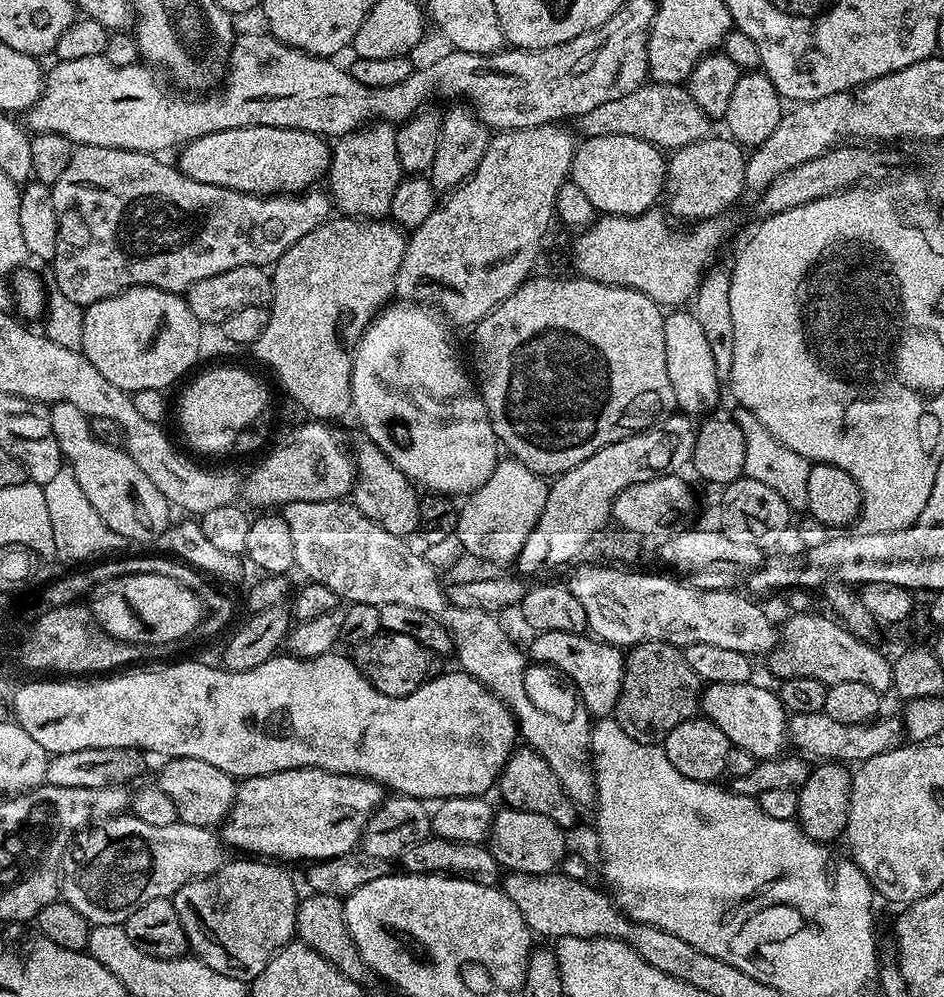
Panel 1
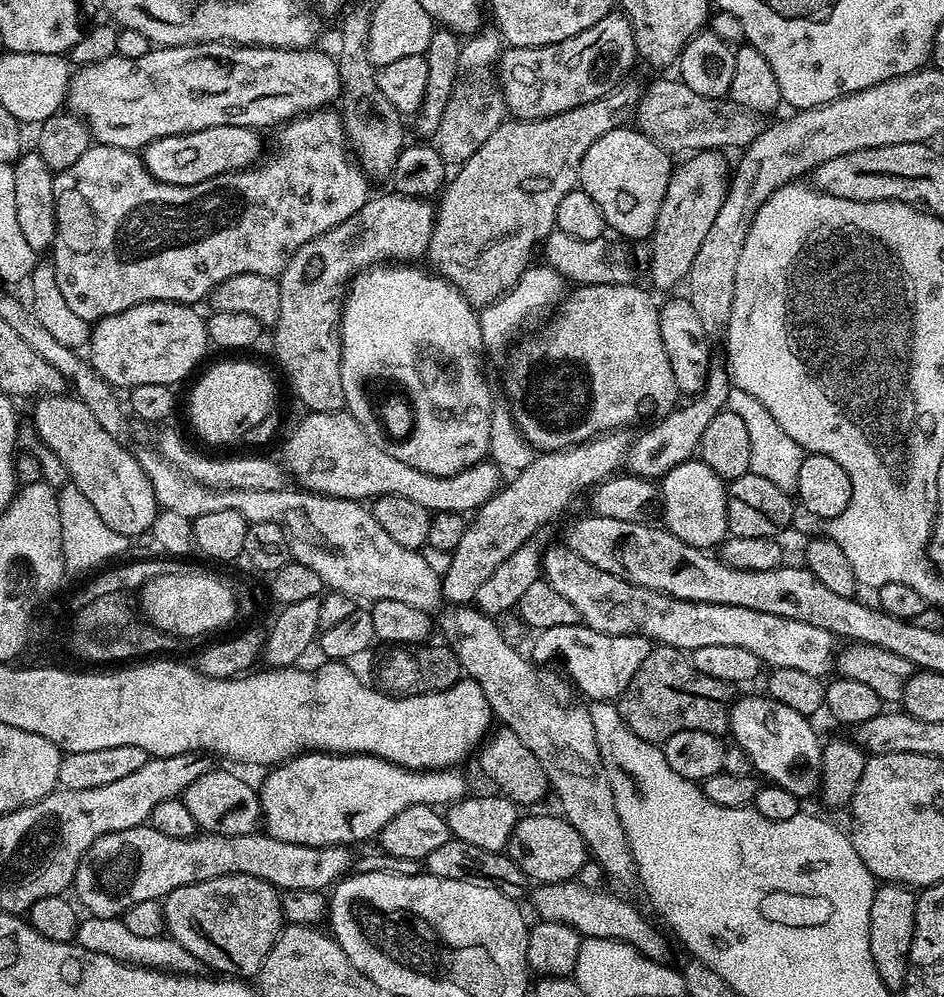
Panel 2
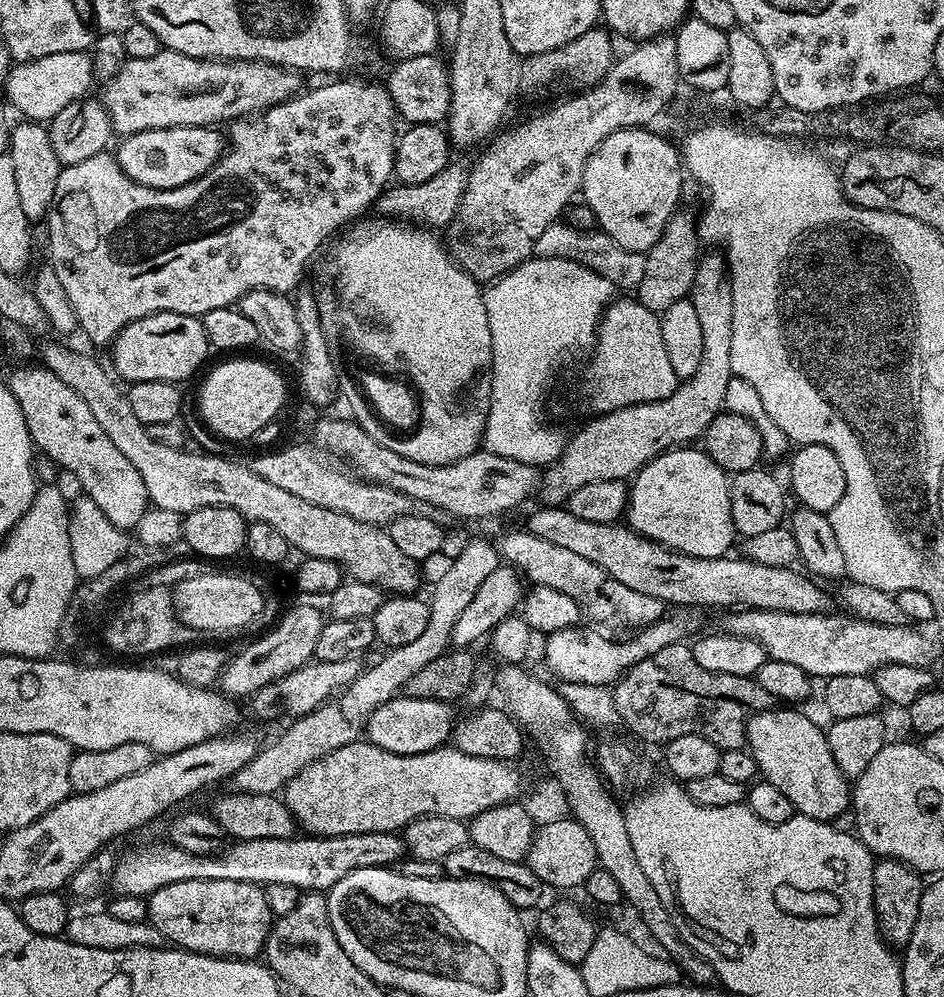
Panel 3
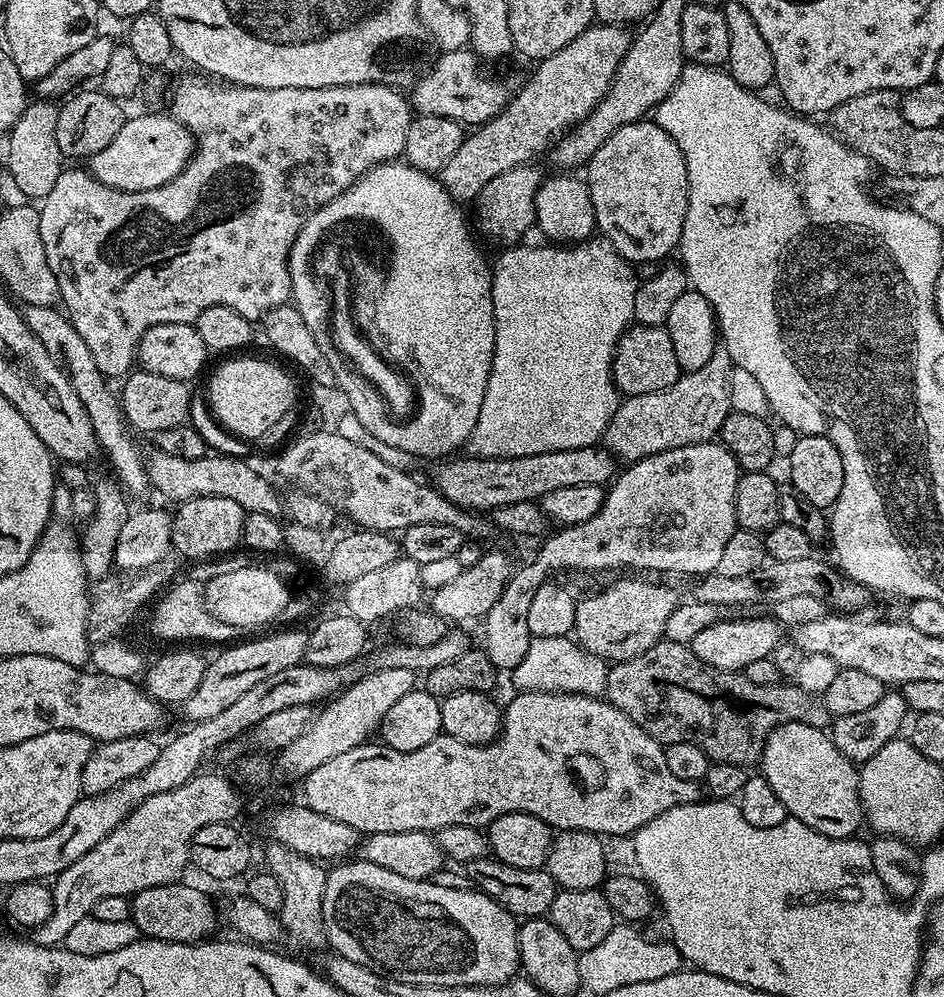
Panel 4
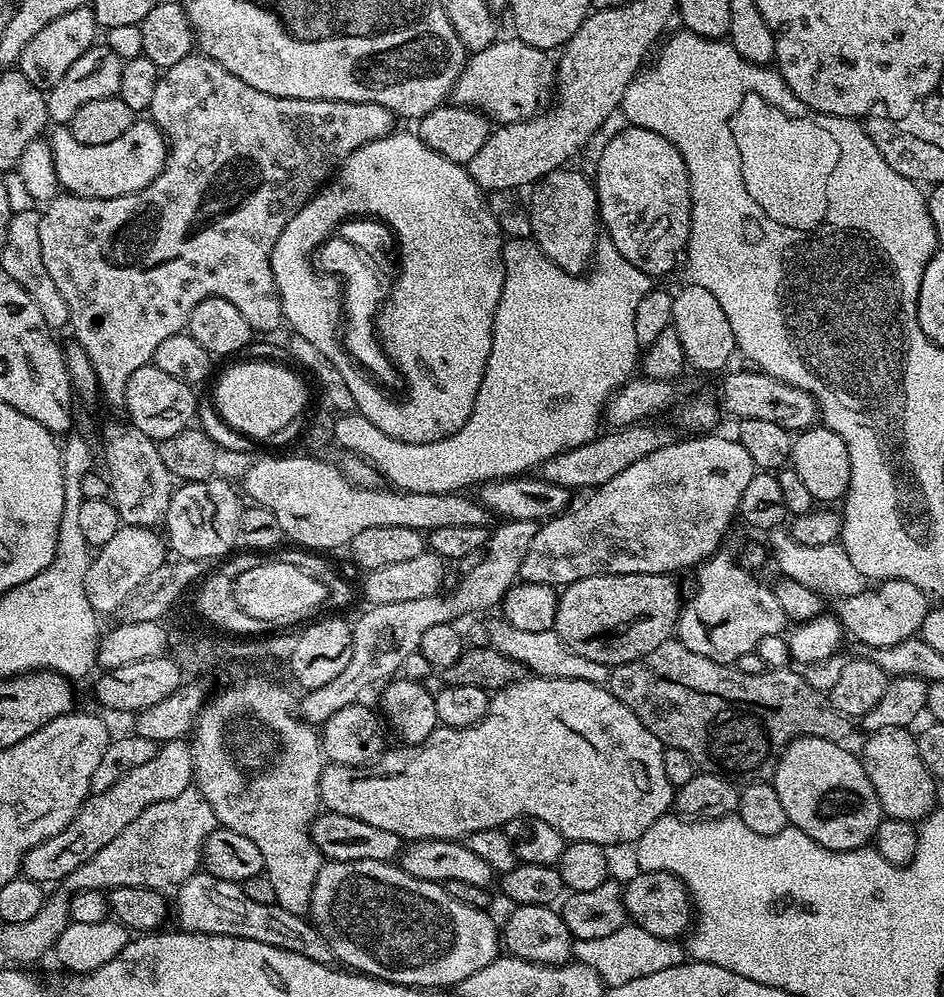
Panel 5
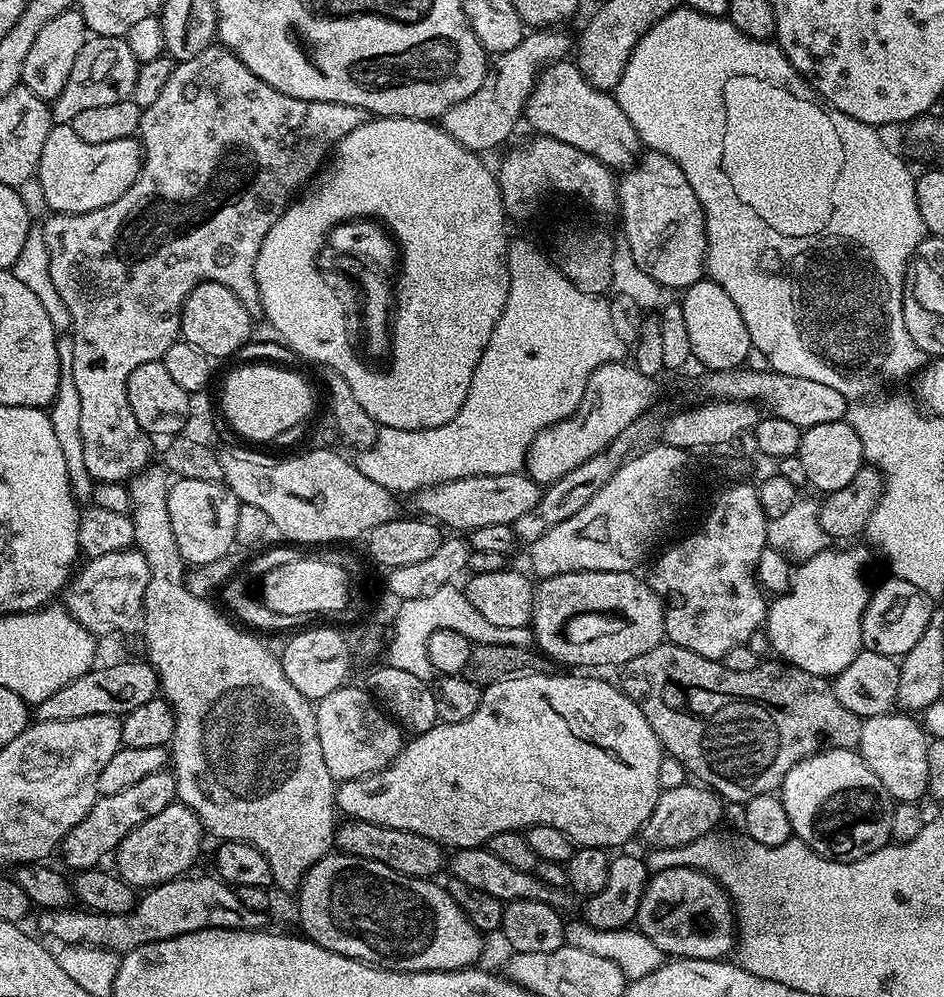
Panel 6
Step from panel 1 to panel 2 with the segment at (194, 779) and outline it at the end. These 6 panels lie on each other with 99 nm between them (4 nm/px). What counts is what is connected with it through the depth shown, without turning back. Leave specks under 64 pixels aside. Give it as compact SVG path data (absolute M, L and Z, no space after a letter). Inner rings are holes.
M213 770L202 774L198 782L190 782L182 799L197 829L214 836L245 836L261 827L260 793L232 772Z

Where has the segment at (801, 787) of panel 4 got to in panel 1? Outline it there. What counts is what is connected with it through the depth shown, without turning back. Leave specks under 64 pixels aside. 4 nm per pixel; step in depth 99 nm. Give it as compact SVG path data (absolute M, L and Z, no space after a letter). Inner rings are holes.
M756 683L708 684L700 694L700 712L703 719L714 722L714 726L718 726L718 730L722 730L722 734L726 734L726 738L734 748L750 750L750 754L754 754L757 760L768 760L785 751L784 743L787 745L790 740L788 734L790 716L785 712L779 695L773 689L771 692L770 689L763 688L762 685Z

